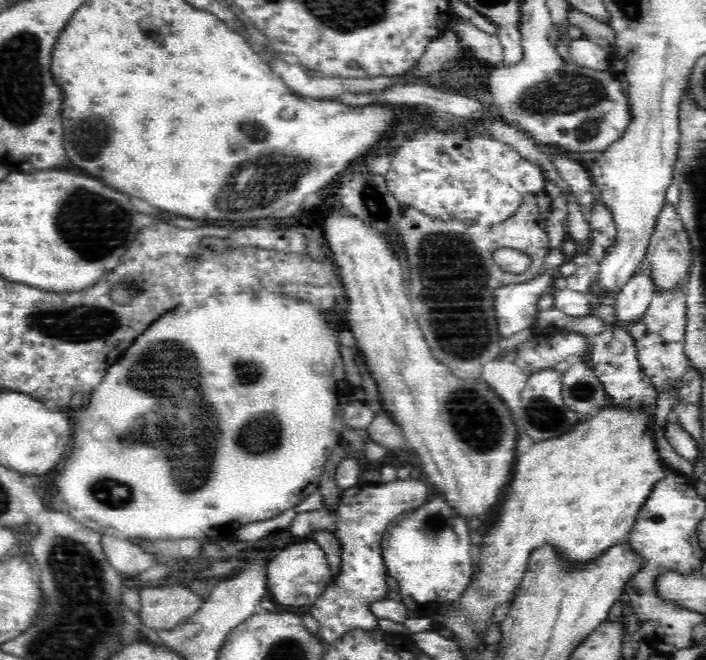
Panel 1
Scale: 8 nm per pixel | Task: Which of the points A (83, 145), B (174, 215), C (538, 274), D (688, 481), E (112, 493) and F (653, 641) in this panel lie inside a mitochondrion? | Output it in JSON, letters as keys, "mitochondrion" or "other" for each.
{"A":"mitochondrion","B":"other","C":"other","D":"other","E":"mitochondrion","F":"other"}

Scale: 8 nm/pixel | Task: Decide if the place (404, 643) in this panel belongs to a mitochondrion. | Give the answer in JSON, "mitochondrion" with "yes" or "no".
{"mitochondrion":"no"}

